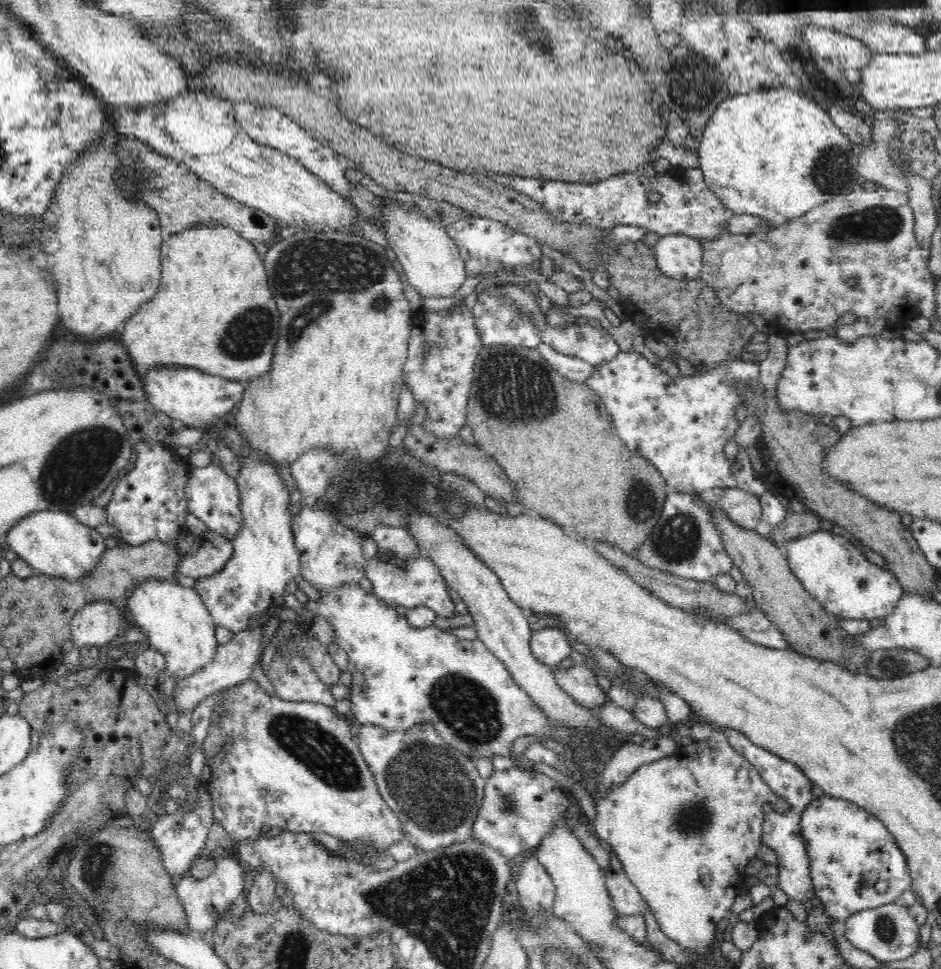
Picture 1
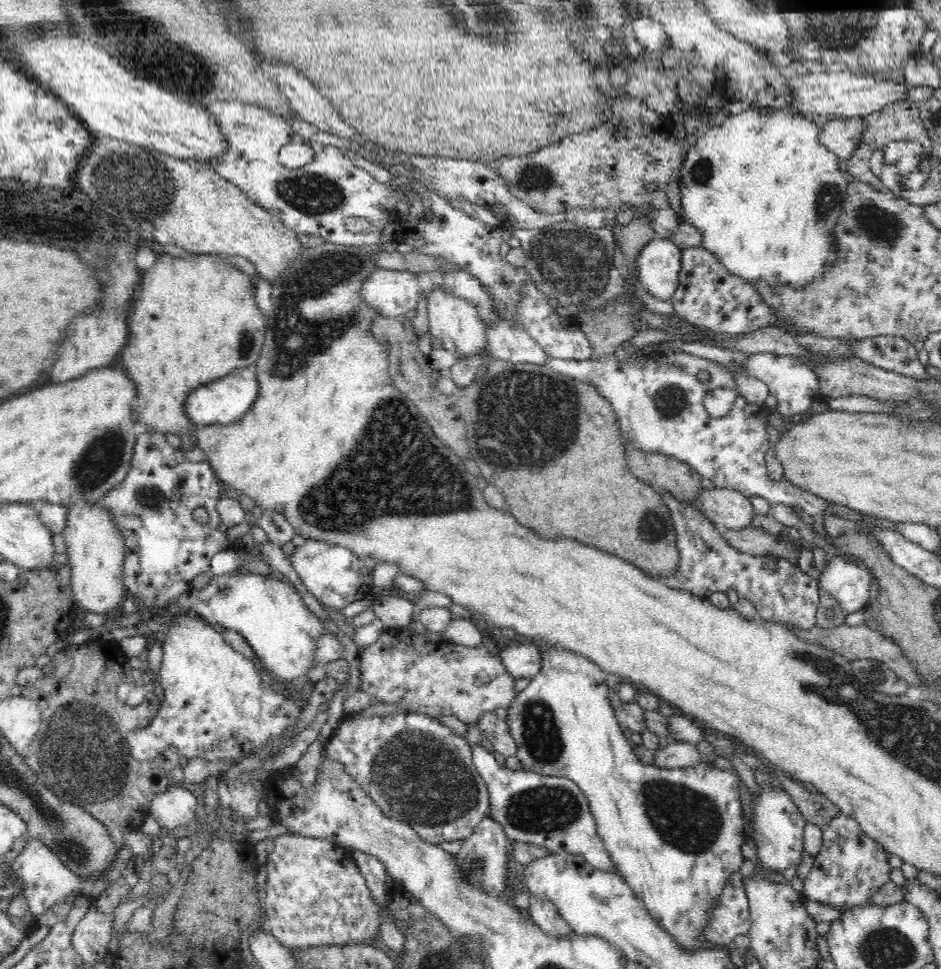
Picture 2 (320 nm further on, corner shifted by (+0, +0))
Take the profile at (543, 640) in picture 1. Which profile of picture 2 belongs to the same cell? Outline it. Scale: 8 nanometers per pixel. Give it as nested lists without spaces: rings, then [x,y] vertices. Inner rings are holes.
[[[534,641],[531,644],[516,644],[499,653],[508,674],[514,679],[531,679],[542,668],[542,644]]]

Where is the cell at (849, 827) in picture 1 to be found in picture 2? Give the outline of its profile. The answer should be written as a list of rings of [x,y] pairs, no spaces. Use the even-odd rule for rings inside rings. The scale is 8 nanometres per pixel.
[[[840,813],[822,827],[823,848],[814,857],[814,865],[803,885],[805,899],[847,911],[866,905],[880,886],[892,882],[890,855],[861,829],[851,816]]]

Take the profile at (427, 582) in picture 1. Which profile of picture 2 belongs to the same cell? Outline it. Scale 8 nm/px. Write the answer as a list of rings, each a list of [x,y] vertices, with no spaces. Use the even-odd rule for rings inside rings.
[[[375,596],[373,602],[375,616],[381,620],[384,627],[408,627],[412,614],[414,614],[414,605],[406,597]]]

